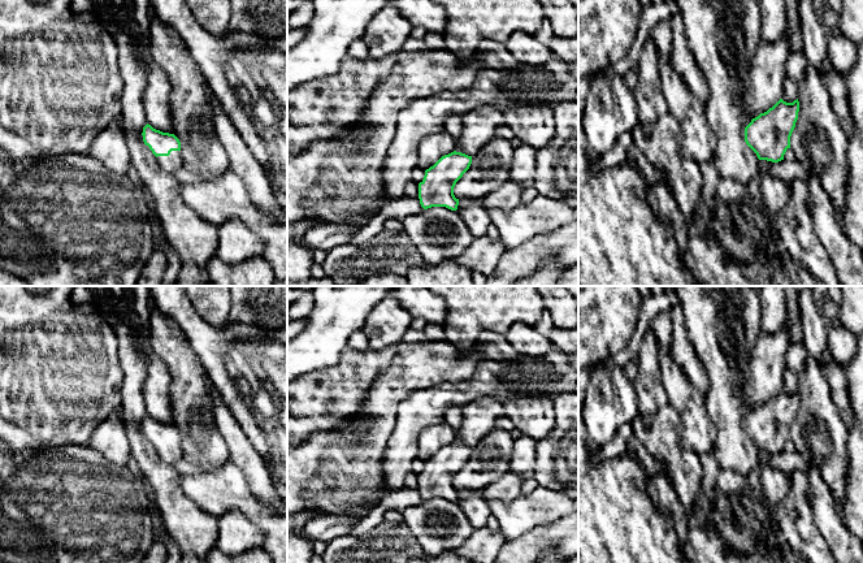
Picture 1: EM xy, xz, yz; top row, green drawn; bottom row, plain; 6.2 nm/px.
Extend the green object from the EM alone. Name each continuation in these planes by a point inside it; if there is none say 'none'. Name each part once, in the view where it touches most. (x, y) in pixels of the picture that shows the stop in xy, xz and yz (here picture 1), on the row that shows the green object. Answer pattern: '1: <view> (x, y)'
1: xy (172, 163)

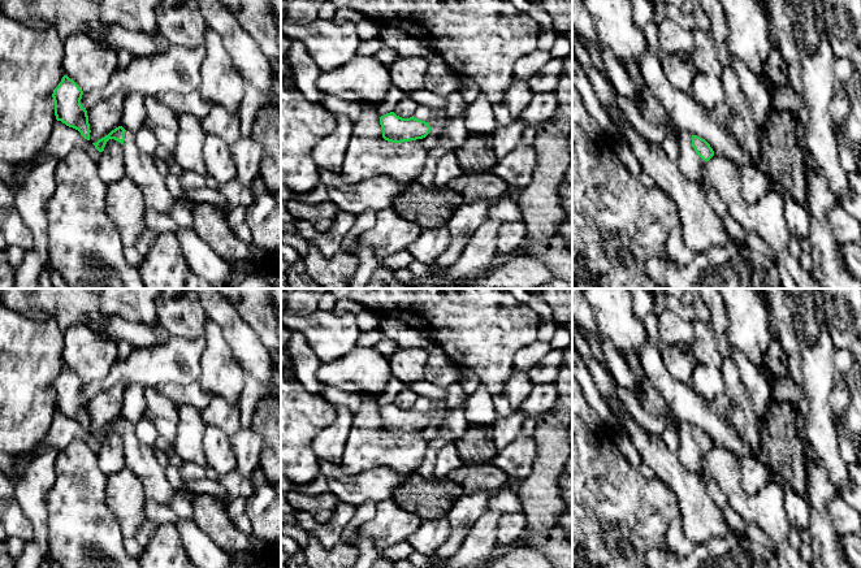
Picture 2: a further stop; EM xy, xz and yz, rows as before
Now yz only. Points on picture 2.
1: yz (689, 163)

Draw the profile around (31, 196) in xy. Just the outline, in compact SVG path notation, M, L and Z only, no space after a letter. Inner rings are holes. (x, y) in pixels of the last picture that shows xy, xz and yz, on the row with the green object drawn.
M44 155L16 188L16 207L33 234L34 244L25 251L22 264L16 268L14 289L39 289L40 272L49 260L47 204L56 190L57 162L56 156Z

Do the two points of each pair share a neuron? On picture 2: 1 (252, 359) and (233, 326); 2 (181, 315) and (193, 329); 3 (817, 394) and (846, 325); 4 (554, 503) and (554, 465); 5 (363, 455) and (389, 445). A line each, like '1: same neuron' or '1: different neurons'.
1: same neuron
2: same neuron
3: different neurons
4: same neuron
5: same neuron

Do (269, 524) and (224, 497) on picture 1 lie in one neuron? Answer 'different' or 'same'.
same

